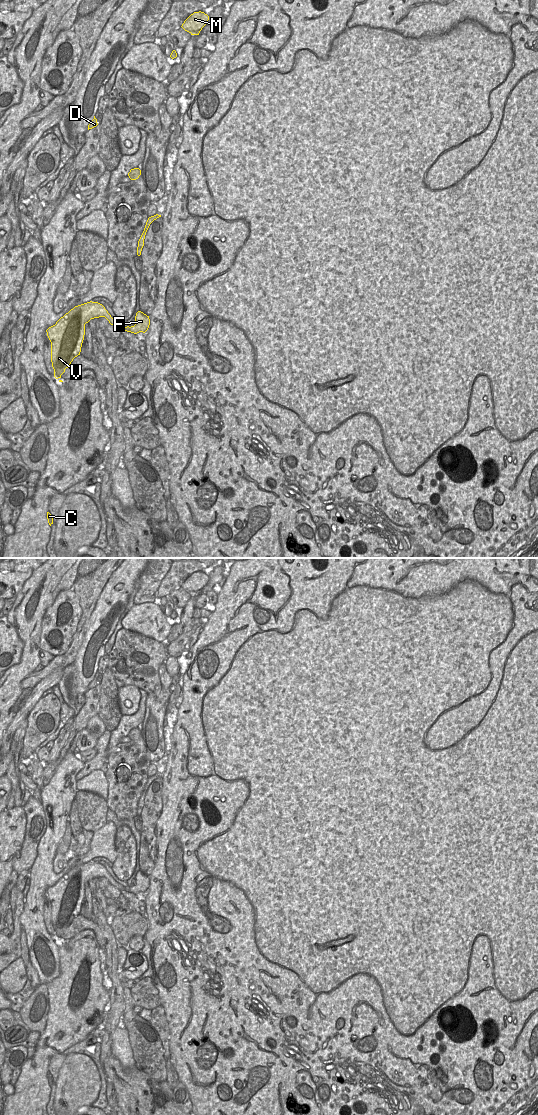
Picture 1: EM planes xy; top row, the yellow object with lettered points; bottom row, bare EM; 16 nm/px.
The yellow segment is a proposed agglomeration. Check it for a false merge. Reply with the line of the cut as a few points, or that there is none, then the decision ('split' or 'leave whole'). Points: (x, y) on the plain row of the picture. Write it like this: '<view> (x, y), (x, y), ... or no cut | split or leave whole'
xy (108, 873), (103, 876) | split

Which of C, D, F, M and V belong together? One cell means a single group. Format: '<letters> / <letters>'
C D M V / F

